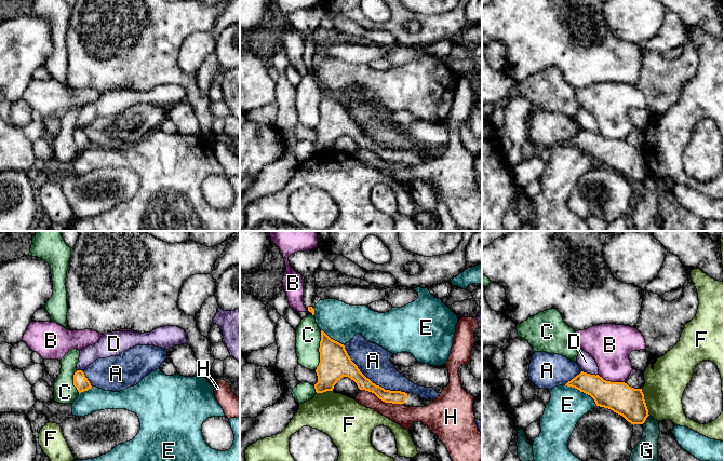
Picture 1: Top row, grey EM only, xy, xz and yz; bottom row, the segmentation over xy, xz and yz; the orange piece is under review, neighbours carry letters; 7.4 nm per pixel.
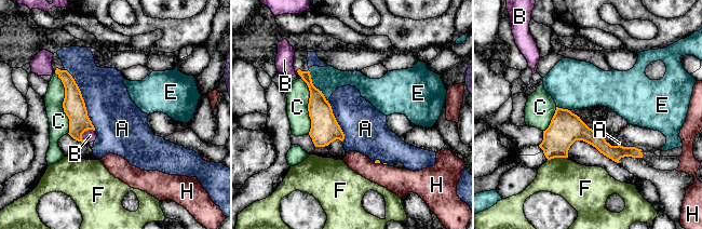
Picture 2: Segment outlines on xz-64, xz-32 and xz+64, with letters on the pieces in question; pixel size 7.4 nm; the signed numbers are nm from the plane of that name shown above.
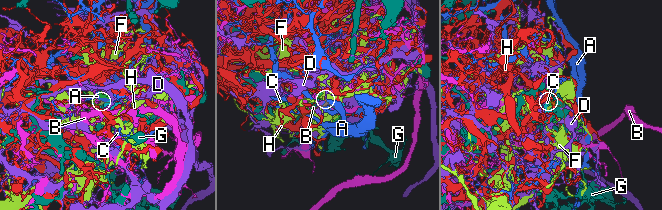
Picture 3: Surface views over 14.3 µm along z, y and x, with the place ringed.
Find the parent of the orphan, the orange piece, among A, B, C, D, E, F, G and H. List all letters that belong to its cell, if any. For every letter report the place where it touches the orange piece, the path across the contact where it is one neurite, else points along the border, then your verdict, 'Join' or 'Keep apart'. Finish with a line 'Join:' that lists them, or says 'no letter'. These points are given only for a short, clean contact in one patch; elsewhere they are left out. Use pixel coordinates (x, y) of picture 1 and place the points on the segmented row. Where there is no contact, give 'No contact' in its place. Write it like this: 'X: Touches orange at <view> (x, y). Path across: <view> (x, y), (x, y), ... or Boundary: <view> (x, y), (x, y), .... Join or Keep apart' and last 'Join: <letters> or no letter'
A: Touches orange at xz (370, 380). Keep apart
B: Touches orange at yz (609, 381). Boundary: yz (598, 375), (606, 380), (624, 382). Keep apart
C: Touches orange at xz (319, 350). Keep apart
D: Touches orange at yz (589, 374). Keep apart
E: Touches orange at yz (582, 391). Keep apart
F: Touches orange at yz (644, 402). Keep apart
G: Touches orange at yz (645, 419). Boundary: yz (648, 415), (642, 423). Keep apart
H: Touches orange at xz (381, 400). Keep apart
Join: no letter

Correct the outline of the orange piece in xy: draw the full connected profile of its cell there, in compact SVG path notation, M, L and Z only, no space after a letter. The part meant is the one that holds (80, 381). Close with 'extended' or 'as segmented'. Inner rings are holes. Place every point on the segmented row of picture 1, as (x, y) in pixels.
M77 370L73 375L73 385L77 388L78 392L84 392L92 388L90 381L85 377L82 370Z; as segmented

